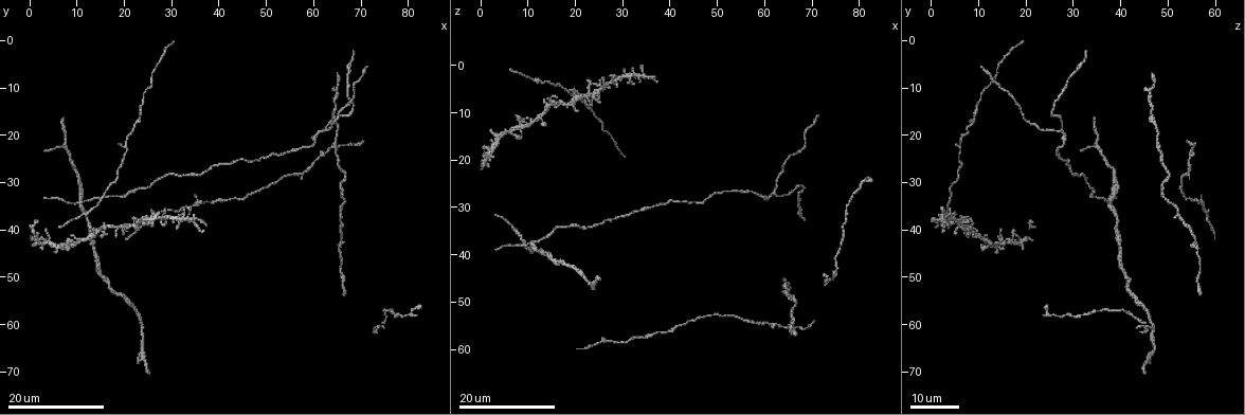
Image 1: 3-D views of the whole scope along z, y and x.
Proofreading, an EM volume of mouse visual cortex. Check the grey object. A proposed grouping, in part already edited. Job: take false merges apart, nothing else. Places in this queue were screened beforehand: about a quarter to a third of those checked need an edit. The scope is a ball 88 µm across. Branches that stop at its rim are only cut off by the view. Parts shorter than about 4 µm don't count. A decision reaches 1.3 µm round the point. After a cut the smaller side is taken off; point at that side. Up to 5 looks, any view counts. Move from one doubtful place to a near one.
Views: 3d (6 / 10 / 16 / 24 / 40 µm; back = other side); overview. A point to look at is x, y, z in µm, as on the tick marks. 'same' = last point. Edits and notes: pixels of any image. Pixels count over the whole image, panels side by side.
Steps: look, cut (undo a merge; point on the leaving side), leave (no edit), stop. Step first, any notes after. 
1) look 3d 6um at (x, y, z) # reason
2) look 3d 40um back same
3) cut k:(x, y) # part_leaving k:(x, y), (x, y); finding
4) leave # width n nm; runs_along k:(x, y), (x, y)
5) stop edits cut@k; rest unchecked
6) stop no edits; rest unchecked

look 3d 24um at (63.5, 23.5, 55.0) # sudden change in width

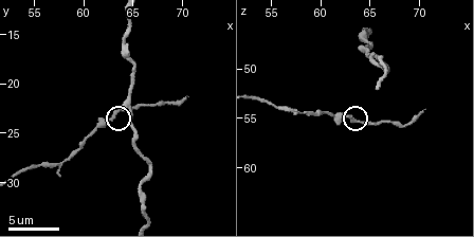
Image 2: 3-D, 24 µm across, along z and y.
look 3d 6um at (62.8, 23.6, 55.0) # zoom in

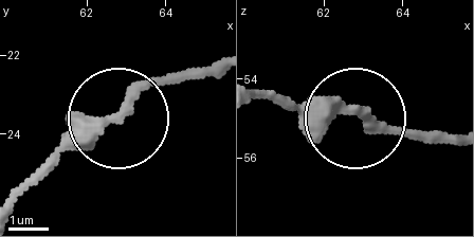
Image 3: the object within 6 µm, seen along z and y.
look 3d 6um back at (62.90, 23.45, 54.90)

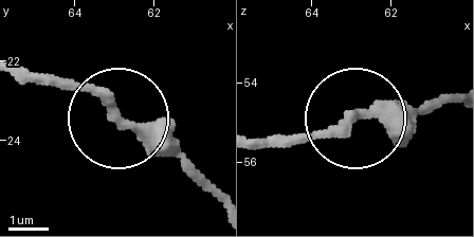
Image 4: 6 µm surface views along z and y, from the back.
leave # runs_along 4:(216, 198), (95, 96), (28, 70); continuous, no second neuron

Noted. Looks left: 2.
look 3d 16um at (62.5, 19.0, 27.0) # small branch off a trunk

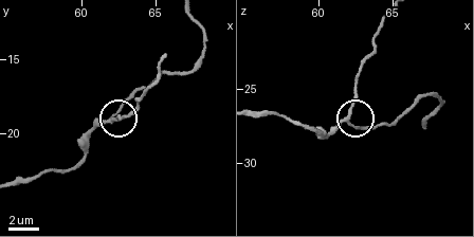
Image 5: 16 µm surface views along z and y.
look 3d 6um at (62.0, 19.2, 27.0) # closer look

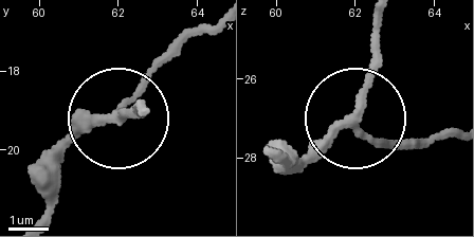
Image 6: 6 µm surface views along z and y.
cut 6:(155, 60) # width 190 nm; part_leaving 6:(357, 127), (383, 144), (454, 133); a second neuron is stuck on

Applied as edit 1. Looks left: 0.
stop edits cut@6; rest unchecked

